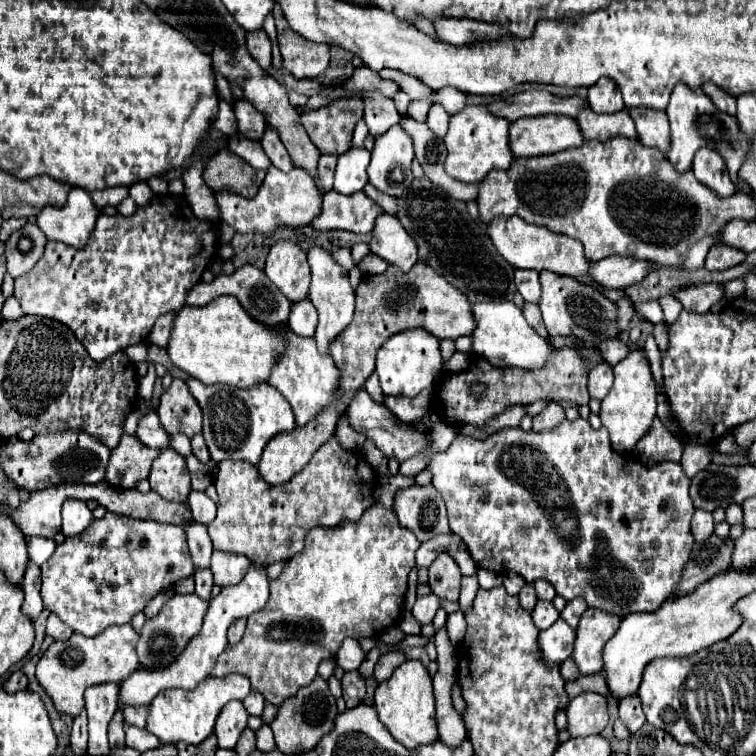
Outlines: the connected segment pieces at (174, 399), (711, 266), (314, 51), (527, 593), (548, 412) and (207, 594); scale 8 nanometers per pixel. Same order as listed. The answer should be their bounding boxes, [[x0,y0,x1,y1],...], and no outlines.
[[157,379,203,439],[705,245,745,271],[273,7,329,79],[519,585,537,611],[533,401,565,431],[193,569,213,599]]

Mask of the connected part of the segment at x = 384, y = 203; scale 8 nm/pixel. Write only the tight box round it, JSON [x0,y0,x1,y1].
[363,183,397,214]

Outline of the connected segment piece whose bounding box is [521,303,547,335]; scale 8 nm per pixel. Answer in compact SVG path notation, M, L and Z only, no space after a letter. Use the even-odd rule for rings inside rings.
M525 303L521 309L523 309L525 319L527 319L527 321L529 321L541 335L547 335L545 327L543 327L543 321L541 321L541 311L539 311L539 307L533 305L533 303Z

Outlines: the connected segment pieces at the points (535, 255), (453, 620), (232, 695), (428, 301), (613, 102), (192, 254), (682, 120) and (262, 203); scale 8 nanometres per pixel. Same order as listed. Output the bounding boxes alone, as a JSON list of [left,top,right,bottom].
[[489,217,585,283],[447,611,465,645],[147,675,251,745],[331,261,477,401],[587,77,625,113],[15,197,219,361],[665,83,753,197],[215,167,321,235]]

